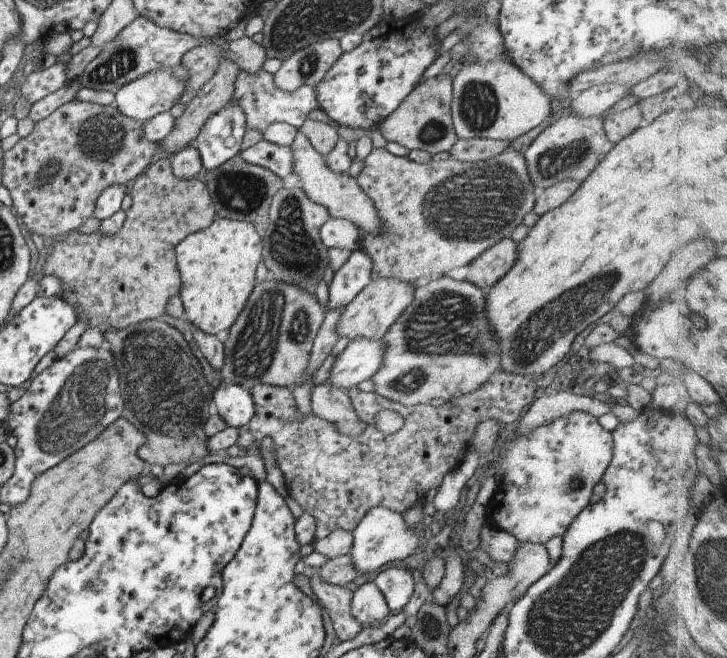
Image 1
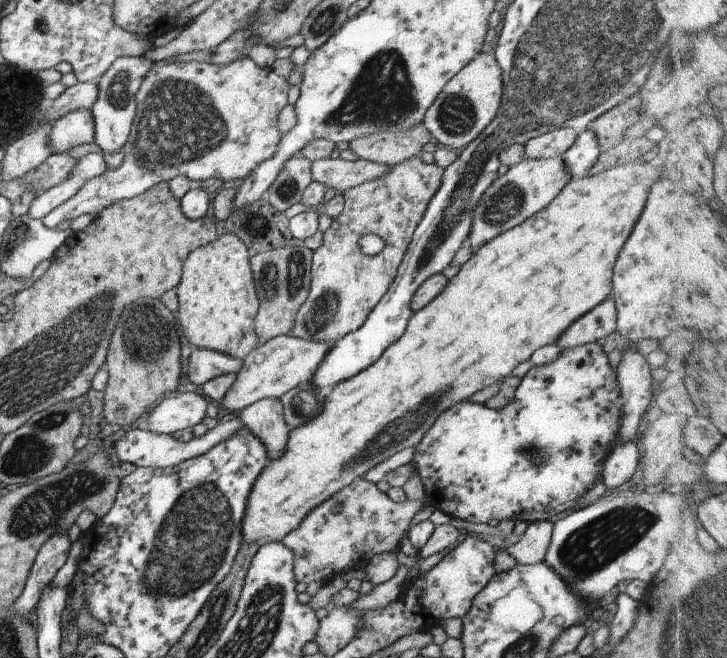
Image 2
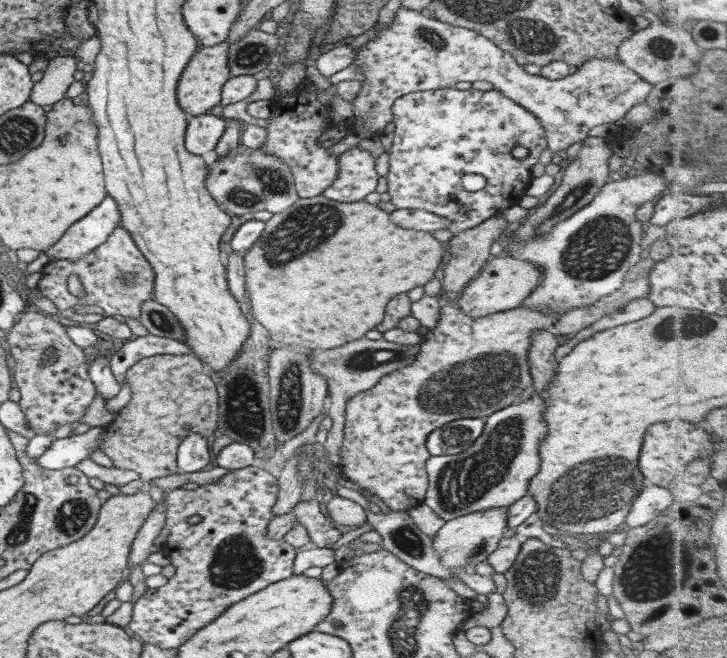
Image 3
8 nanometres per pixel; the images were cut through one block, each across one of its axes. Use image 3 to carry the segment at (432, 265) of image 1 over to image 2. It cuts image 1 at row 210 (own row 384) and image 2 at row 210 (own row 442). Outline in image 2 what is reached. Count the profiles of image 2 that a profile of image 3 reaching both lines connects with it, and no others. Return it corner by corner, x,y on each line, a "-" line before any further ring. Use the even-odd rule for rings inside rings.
418,154
392,166
391,171
381,179
368,181
346,190
344,193
345,209
323,232
322,245
313,250
309,293
296,312
293,327
288,335
313,343
333,344
347,334
356,332
366,322
370,311
380,302
394,282
416,227
425,215
430,199
440,188
443,172
443,166
424,163
-
366,234
376,234
384,240
385,246
380,253
370,256
362,252
355,253
355,250
360,250
358,245
360,238

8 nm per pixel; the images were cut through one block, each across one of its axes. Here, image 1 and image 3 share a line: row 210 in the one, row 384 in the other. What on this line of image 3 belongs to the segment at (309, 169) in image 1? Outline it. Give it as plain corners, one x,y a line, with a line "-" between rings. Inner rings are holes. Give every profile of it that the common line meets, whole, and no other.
365,336
361,339
353,340
338,346
336,348
326,349
326,351
314,352
309,354
311,367
320,373
326,379
328,385
328,402
330,405
327,409
327,416
333,420
327,439
323,446
329,454
329,459
336,466
341,463
340,449
344,440
345,427
345,408
350,398
358,396
362,392
370,390
380,382
389,372
394,372
403,366
408,366
415,361
415,355
419,353
419,345
403,345
388,342
387,340
370,340

